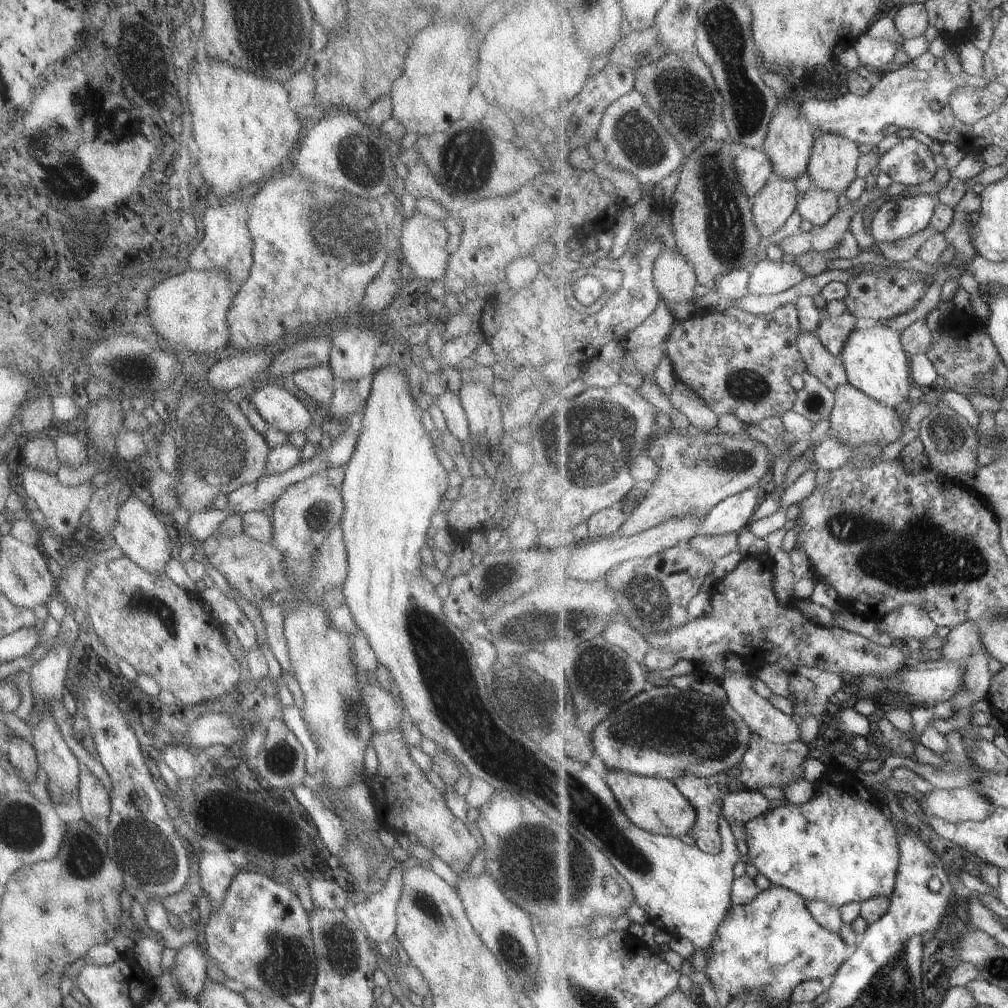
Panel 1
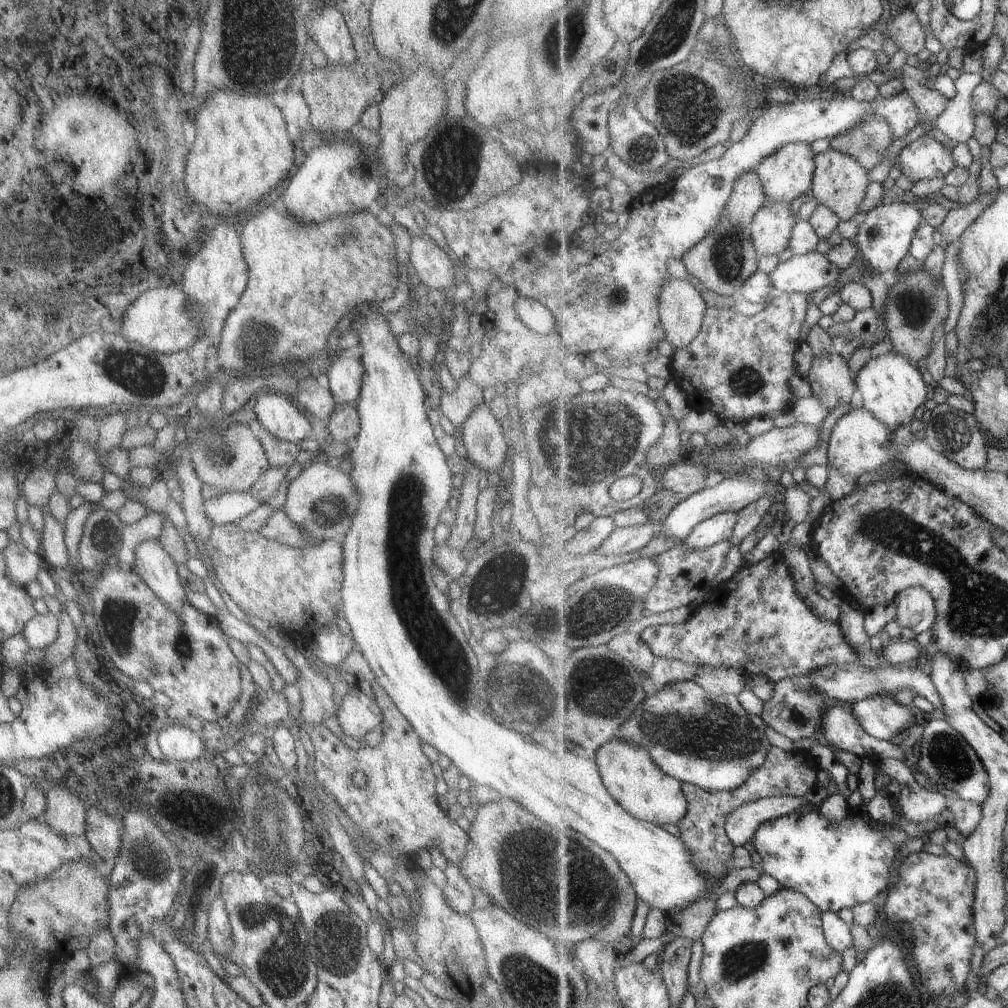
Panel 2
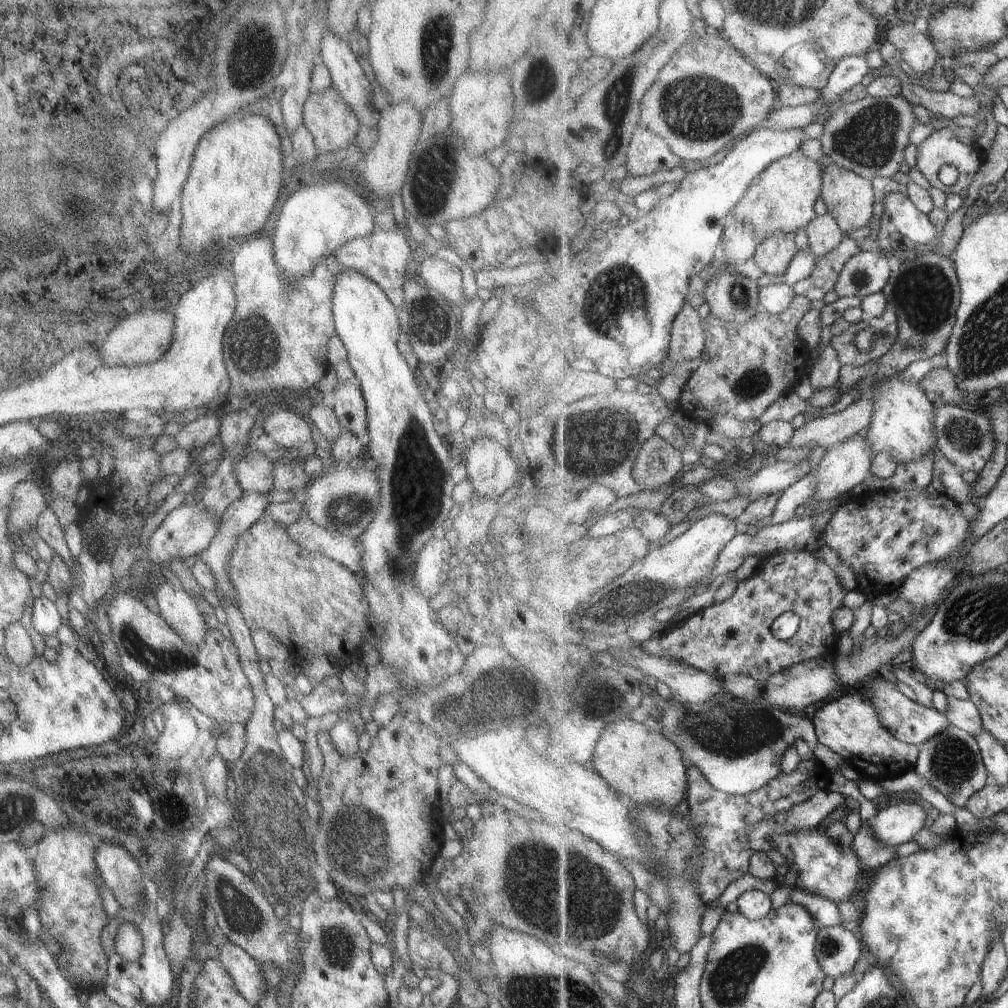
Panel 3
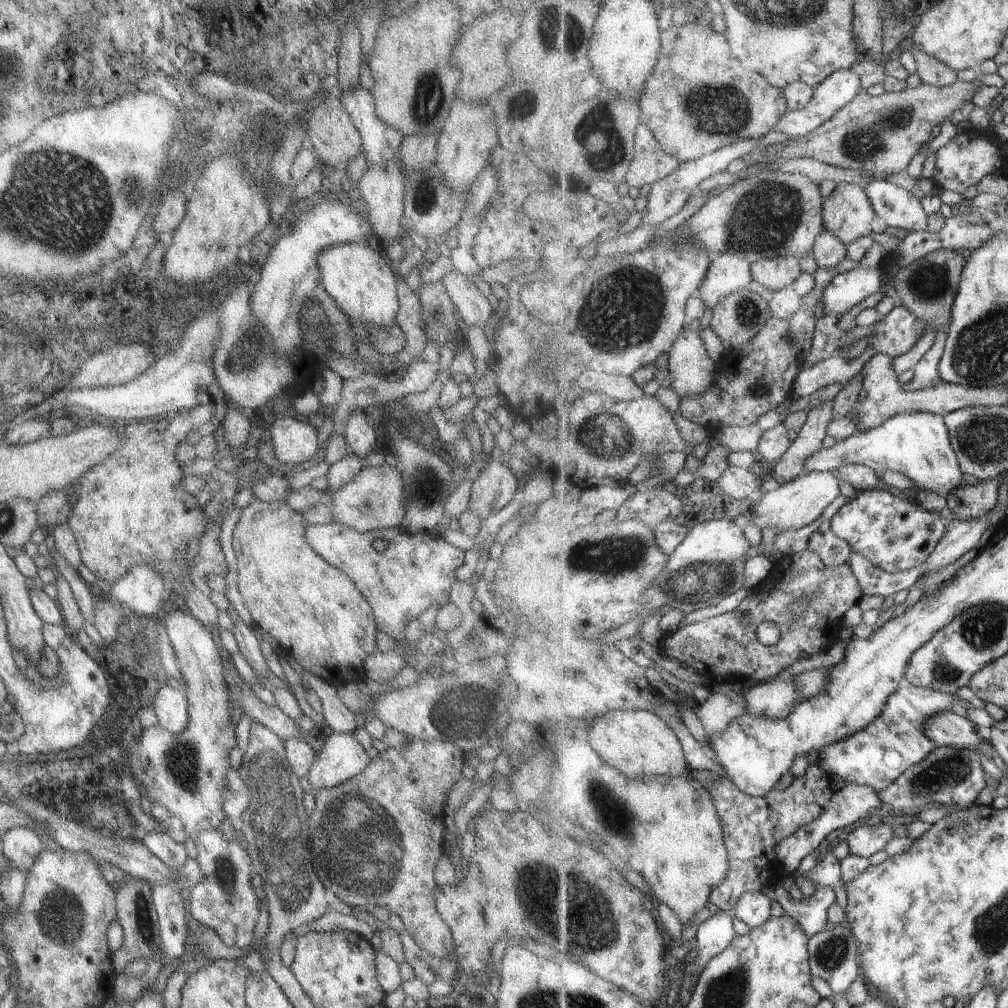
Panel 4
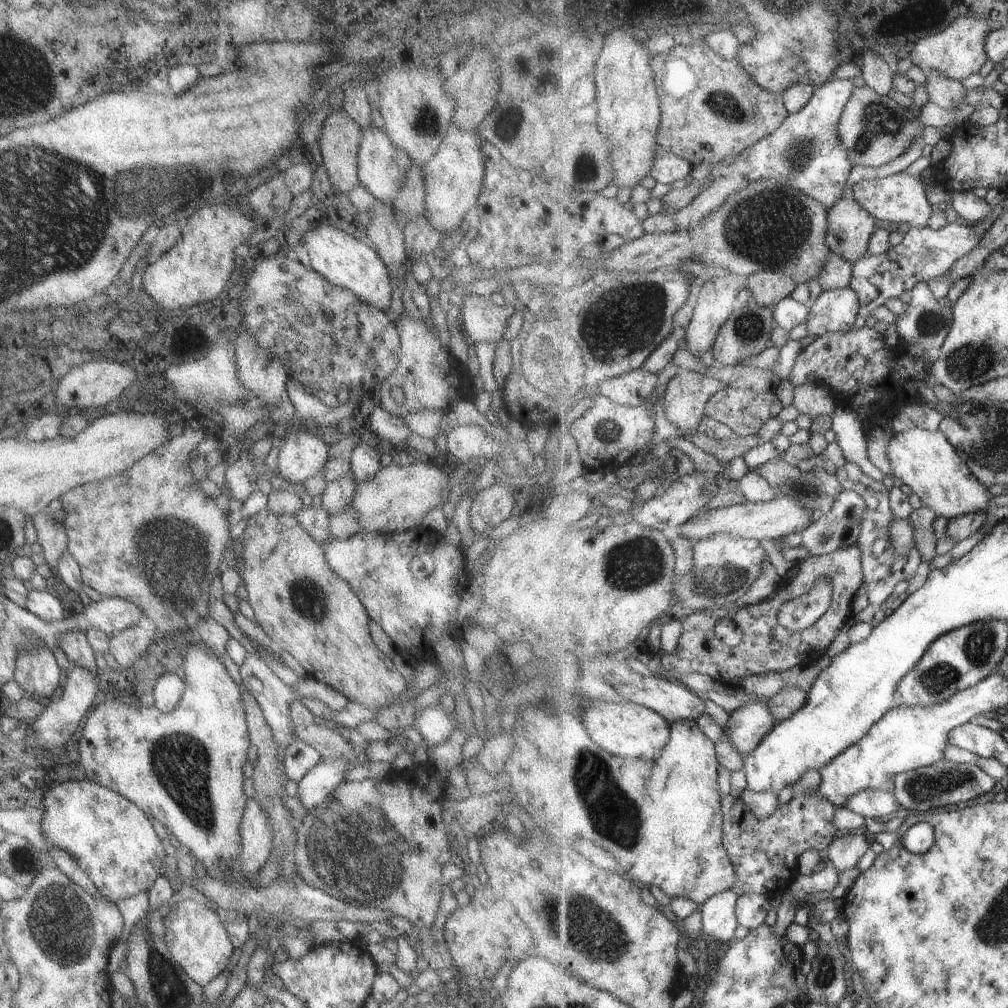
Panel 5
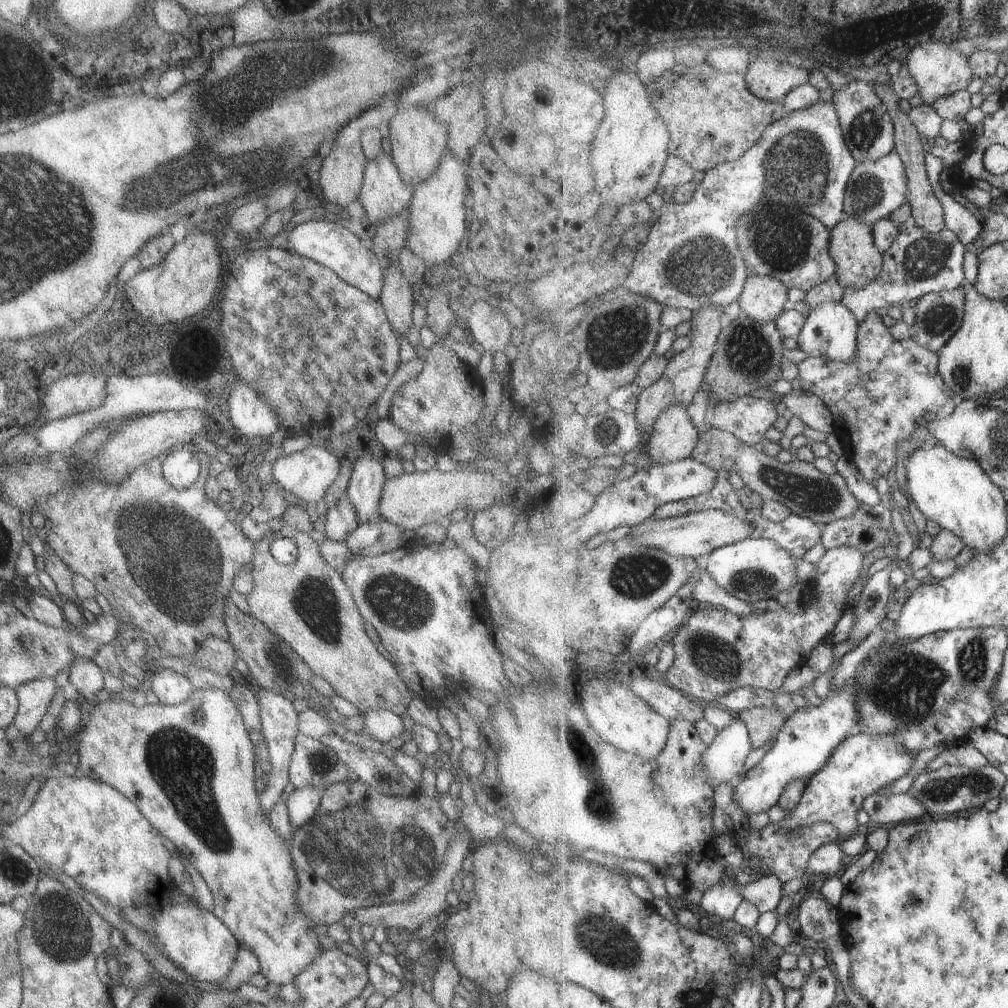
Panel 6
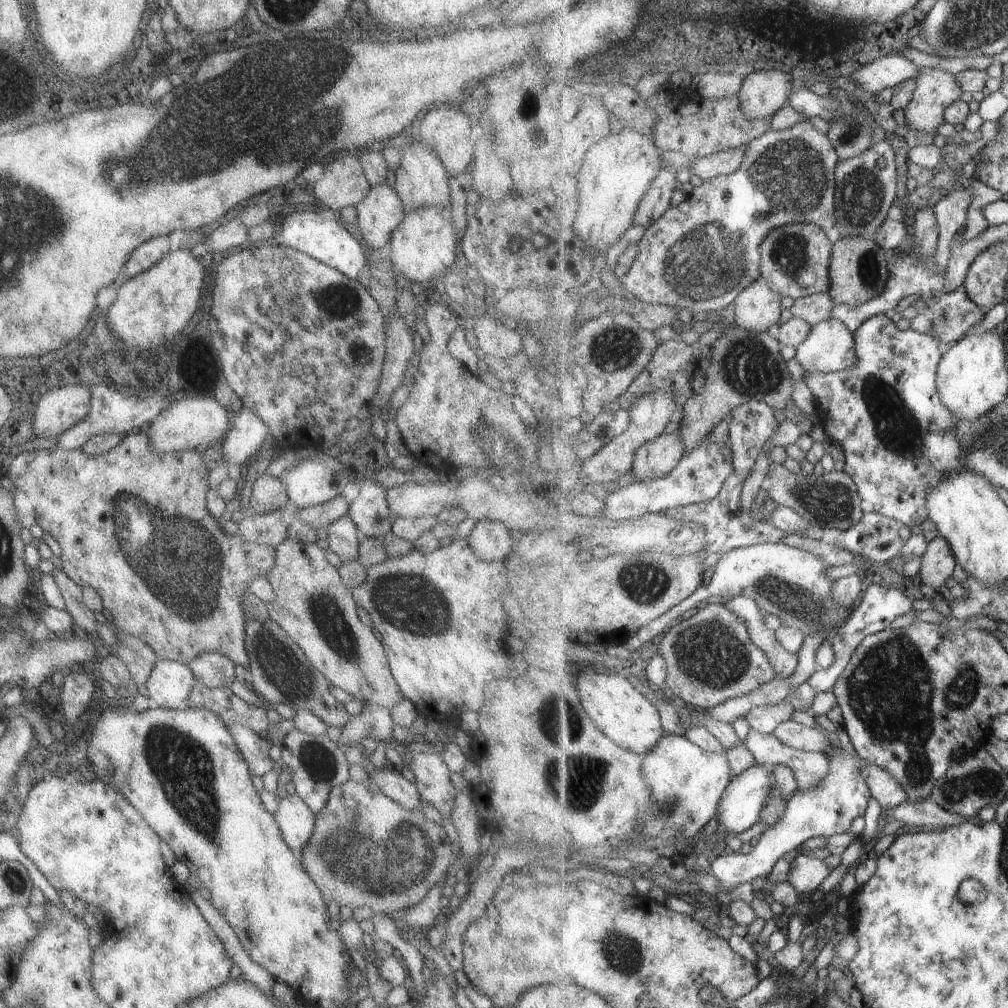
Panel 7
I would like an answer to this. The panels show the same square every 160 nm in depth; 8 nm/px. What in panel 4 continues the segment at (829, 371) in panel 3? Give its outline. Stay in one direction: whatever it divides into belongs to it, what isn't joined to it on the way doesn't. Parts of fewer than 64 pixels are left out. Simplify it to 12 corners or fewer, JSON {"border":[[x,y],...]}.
{"border":[[831,401],[812,409],[771,475],[780,485],[804,475],[823,449]]}

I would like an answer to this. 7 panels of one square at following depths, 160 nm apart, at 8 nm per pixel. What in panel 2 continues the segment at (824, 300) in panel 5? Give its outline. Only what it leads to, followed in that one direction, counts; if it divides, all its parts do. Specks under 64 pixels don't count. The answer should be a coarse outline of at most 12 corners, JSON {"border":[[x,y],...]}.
{"border":[[907,203],[875,206],[855,236],[872,272],[895,271],[923,221]]}

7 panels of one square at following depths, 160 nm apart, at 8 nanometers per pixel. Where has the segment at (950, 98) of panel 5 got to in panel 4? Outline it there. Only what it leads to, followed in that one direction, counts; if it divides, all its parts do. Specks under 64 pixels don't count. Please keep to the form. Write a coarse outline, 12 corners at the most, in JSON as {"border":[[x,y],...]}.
{"border":[[920,51],[910,52],[923,83],[948,87],[959,80],[958,71]]}

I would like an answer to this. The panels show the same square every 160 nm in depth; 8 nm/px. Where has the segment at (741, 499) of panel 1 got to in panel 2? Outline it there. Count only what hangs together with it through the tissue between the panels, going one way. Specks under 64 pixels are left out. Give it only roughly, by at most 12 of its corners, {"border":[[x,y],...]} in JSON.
{"border":[[719,513],[701,521],[684,540],[708,549],[730,540],[738,514]]}

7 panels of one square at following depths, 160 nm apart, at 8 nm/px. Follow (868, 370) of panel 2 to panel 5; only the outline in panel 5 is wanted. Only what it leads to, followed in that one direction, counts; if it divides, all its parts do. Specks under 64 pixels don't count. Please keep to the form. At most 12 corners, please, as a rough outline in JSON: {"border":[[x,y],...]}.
{"border":[[939,428],[893,433],[887,456],[938,516],[993,496]]}

